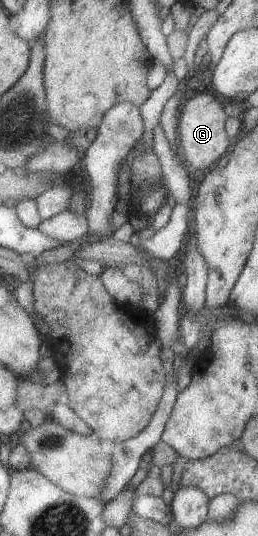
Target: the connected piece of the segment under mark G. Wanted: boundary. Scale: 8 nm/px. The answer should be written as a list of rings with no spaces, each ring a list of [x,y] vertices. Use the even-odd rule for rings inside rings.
[[[197,94],[189,97],[180,106],[177,135],[182,146],[182,162],[192,171],[206,172],[217,163],[228,148],[229,137],[224,132],[224,109],[220,106],[220,99],[216,95]]]

